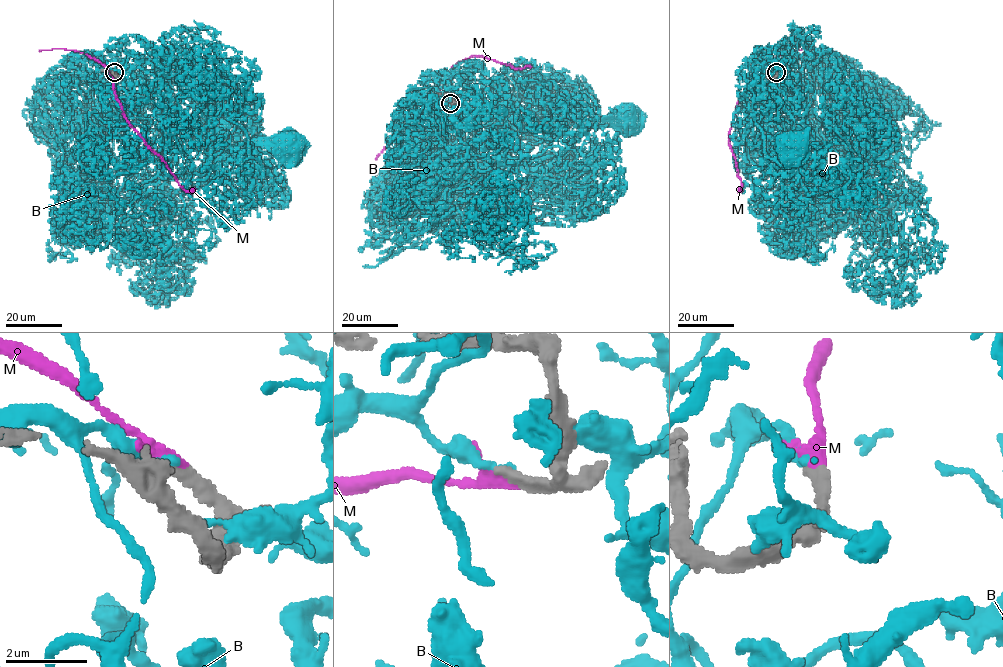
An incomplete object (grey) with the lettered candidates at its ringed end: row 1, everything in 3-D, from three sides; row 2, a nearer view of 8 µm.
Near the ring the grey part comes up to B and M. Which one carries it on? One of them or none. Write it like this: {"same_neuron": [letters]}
{"same_neuron": ["M"]}

